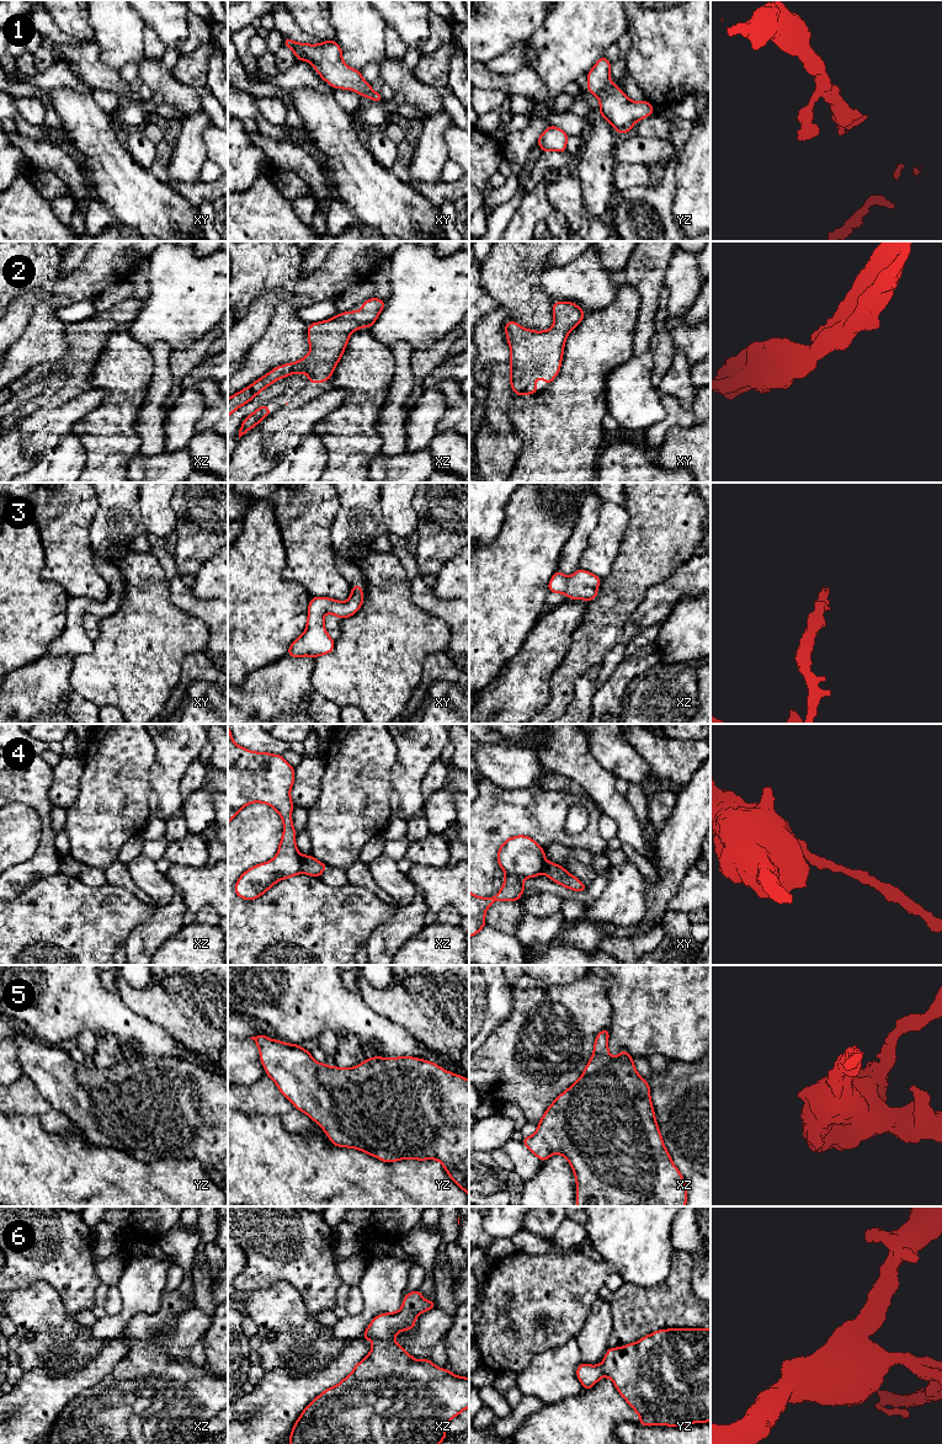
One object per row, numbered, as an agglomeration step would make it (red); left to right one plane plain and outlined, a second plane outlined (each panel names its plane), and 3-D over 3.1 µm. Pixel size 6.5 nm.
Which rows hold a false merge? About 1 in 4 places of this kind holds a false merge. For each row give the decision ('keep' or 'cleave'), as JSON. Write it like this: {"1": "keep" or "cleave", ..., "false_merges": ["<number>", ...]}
{"1": "keep", "2": "keep", "3": "keep", "4": "cleave", "5": "keep", "6": "keep", "false_merges": ["4"]}

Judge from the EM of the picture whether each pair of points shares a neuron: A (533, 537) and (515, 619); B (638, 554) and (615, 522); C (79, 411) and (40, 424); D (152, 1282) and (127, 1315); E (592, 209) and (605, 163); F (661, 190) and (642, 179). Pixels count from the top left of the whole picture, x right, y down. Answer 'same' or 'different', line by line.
A: same
B: different
C: same
D: same
E: same
F: different

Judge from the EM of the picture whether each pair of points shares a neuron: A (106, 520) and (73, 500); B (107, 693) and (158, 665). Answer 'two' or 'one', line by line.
A: two
B: one

